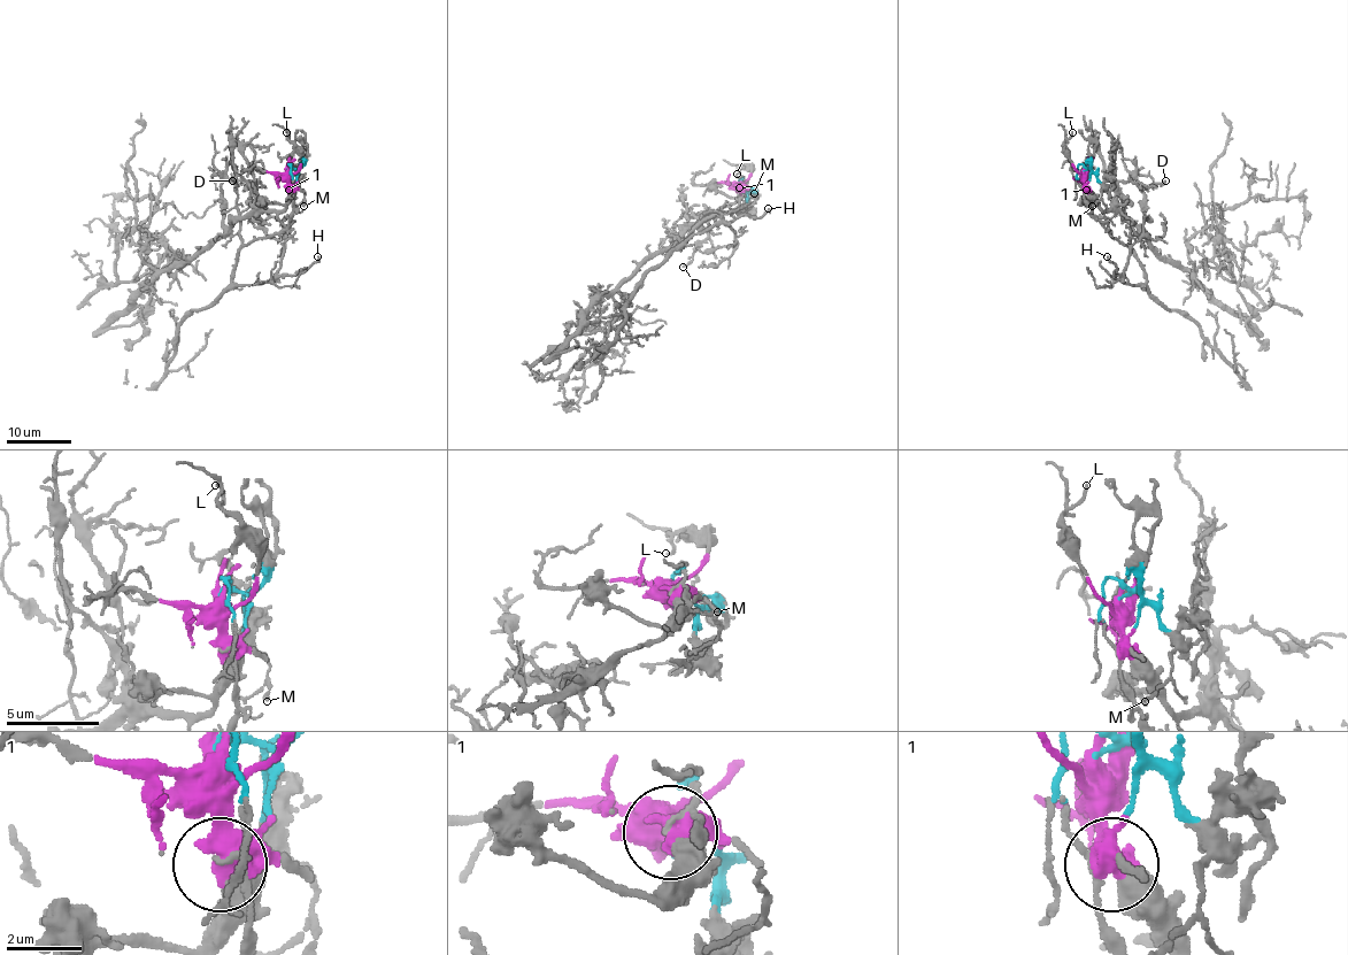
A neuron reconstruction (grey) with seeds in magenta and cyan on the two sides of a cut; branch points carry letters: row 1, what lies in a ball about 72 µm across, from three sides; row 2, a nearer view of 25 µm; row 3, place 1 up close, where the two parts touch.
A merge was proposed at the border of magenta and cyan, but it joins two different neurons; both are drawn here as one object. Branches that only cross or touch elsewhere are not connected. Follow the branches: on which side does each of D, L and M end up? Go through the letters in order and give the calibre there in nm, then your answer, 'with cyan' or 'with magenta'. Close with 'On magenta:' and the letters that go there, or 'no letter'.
D: calibre 150 nm; with magenta
L: calibre 150 nm; with magenta
M: calibre 110 nm; with cyan
On magenta: D, L

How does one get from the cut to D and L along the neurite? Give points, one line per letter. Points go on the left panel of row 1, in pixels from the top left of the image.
D: (289, 169), (290, 202), (282, 210), (269, 210), (262, 205), (248, 182), (257, 182), (246, 186), (232, 181)
L: (289, 169), (294, 174), (301, 159), (286, 132)

